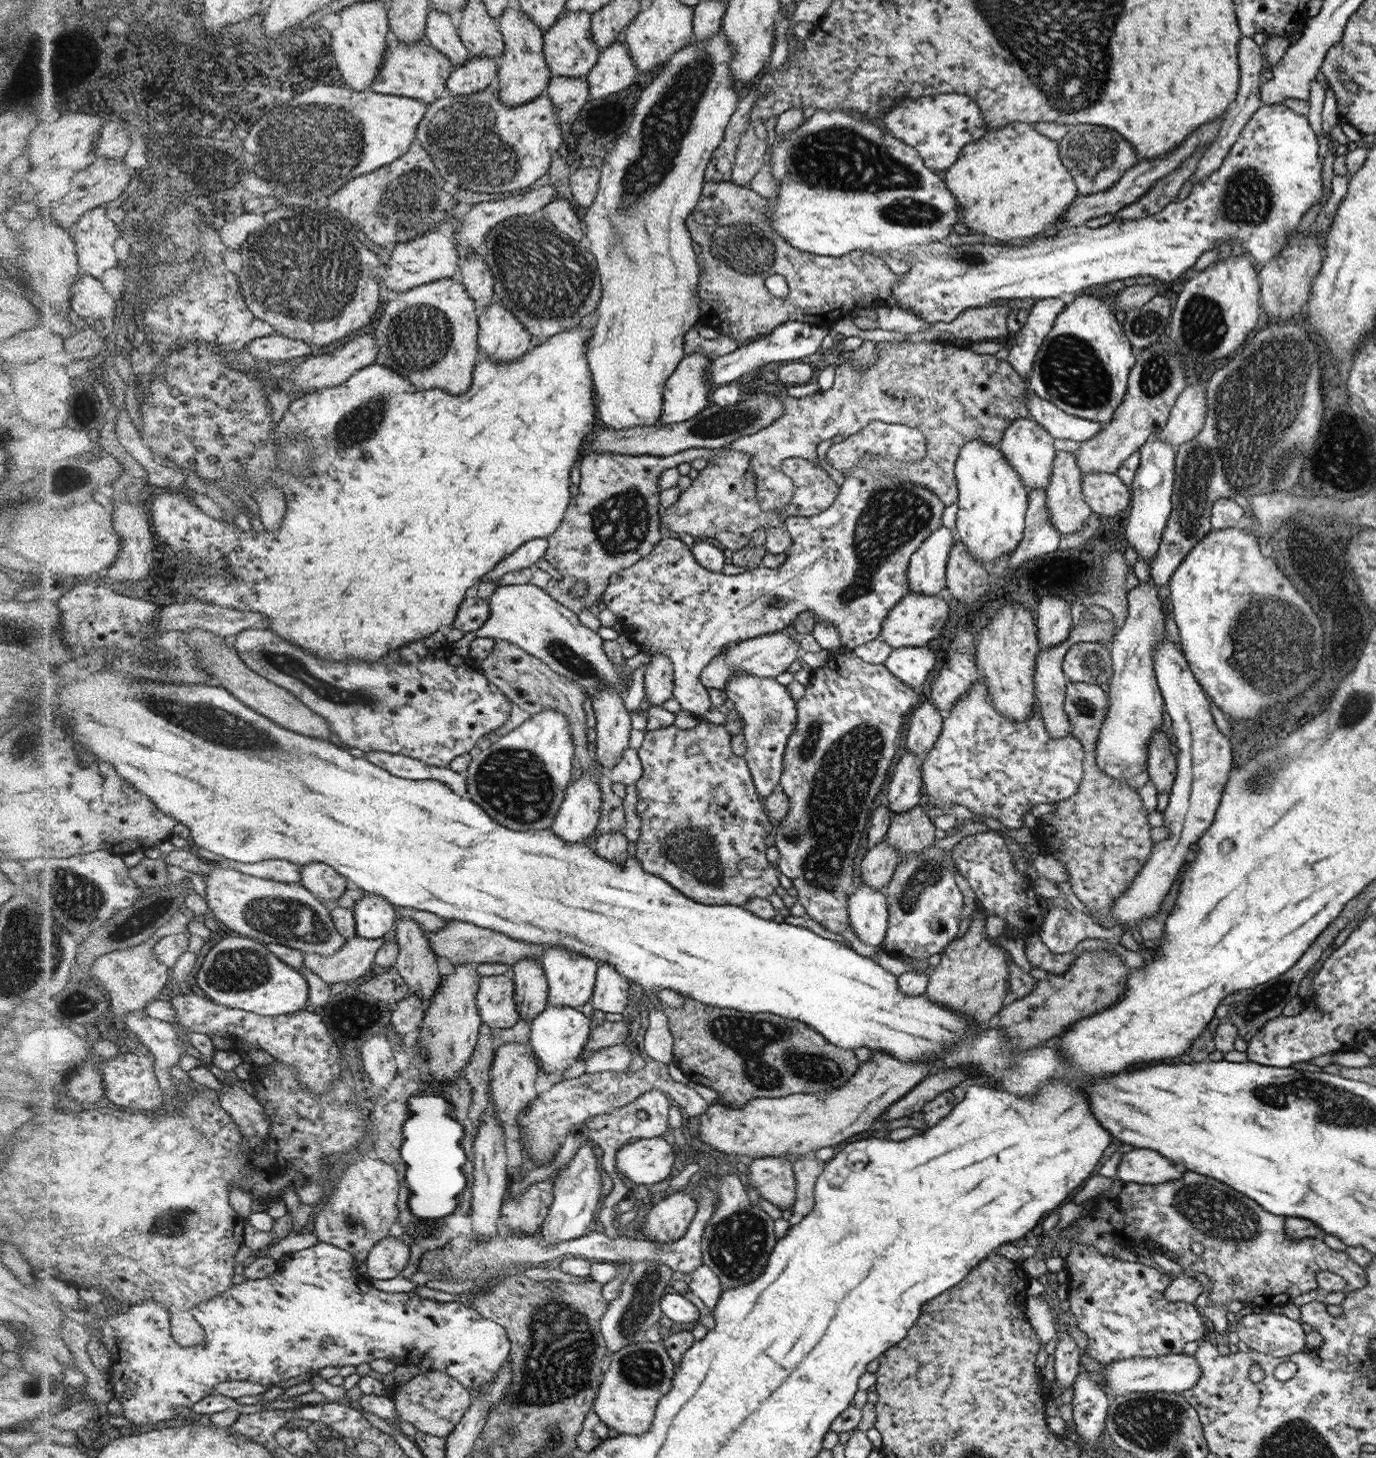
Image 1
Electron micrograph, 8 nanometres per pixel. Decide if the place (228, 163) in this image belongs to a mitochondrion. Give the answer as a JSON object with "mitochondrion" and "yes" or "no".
{"mitochondrion":"no"}

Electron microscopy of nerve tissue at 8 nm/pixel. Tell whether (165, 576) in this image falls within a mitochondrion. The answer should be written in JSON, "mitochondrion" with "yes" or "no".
{"mitochondrion":"no"}

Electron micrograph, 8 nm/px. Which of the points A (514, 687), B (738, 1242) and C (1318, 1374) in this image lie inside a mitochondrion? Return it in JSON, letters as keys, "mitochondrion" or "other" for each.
{"A":"other","B":"mitochondrion","C":"other"}

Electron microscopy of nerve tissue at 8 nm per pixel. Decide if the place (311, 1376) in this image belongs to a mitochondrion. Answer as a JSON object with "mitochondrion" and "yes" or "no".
{"mitochondrion":"no"}

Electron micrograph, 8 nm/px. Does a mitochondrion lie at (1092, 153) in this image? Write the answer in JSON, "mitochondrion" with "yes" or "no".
{"mitochondrion":"yes"}

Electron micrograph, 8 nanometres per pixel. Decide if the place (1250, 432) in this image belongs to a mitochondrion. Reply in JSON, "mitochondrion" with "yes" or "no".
{"mitochondrion":"yes"}

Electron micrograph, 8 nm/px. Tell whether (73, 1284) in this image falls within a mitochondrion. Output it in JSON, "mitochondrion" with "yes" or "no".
{"mitochondrion":"no"}

